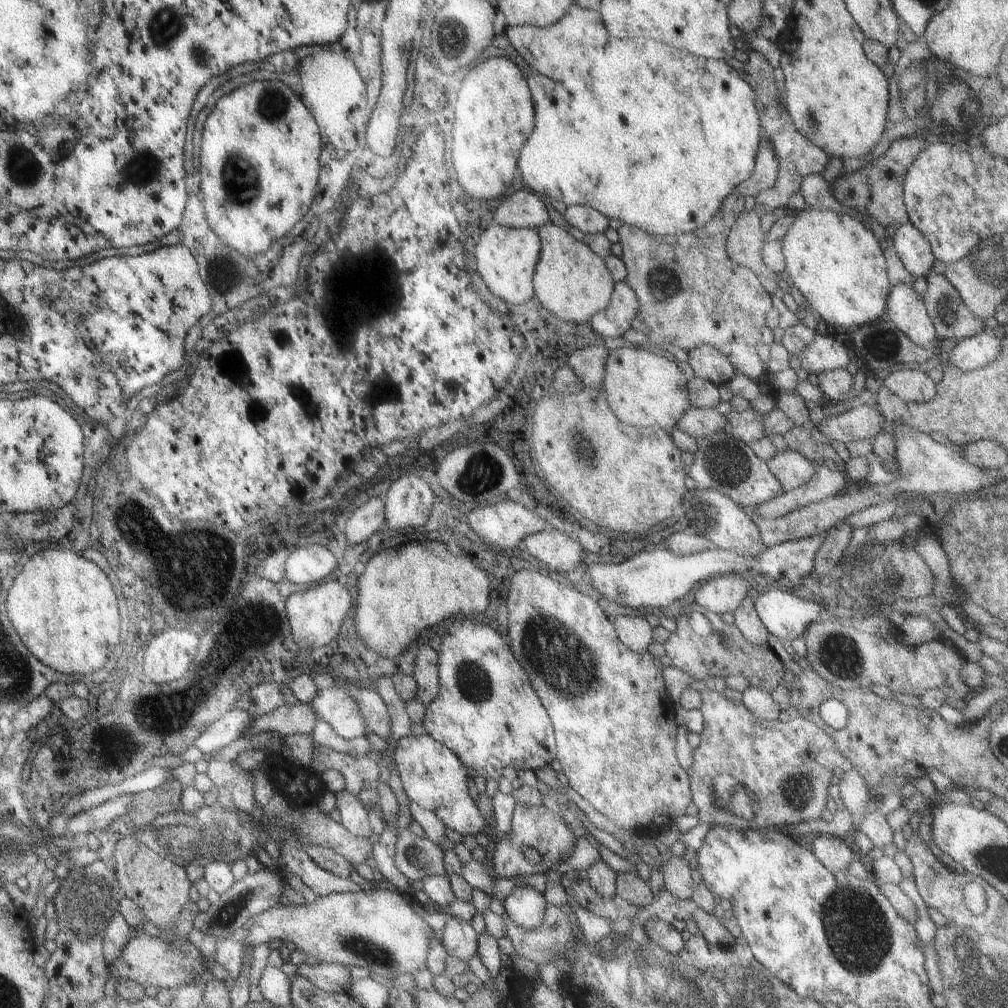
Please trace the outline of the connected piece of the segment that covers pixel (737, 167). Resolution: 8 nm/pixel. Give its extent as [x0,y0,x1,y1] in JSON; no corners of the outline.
[517,37,760,236]

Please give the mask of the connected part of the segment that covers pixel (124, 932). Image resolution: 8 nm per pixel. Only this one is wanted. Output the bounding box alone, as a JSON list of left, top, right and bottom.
[102,911,135,962]

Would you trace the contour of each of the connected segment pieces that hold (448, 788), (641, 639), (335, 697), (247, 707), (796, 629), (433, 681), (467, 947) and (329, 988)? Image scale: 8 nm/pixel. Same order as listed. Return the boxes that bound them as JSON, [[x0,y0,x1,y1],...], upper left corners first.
[[393,734,516,843],[611,615,653,653],[309,687,367,738],[236,684,283,716],[754,583,819,642],[413,644,439,705],[438,915,477,962],[300,963,354,992]]

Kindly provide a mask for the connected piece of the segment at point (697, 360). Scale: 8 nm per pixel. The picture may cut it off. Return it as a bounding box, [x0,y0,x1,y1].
[687,346,736,385]

